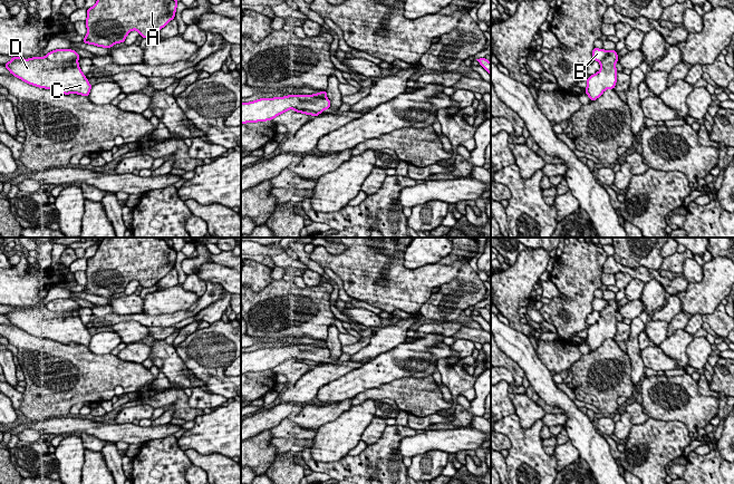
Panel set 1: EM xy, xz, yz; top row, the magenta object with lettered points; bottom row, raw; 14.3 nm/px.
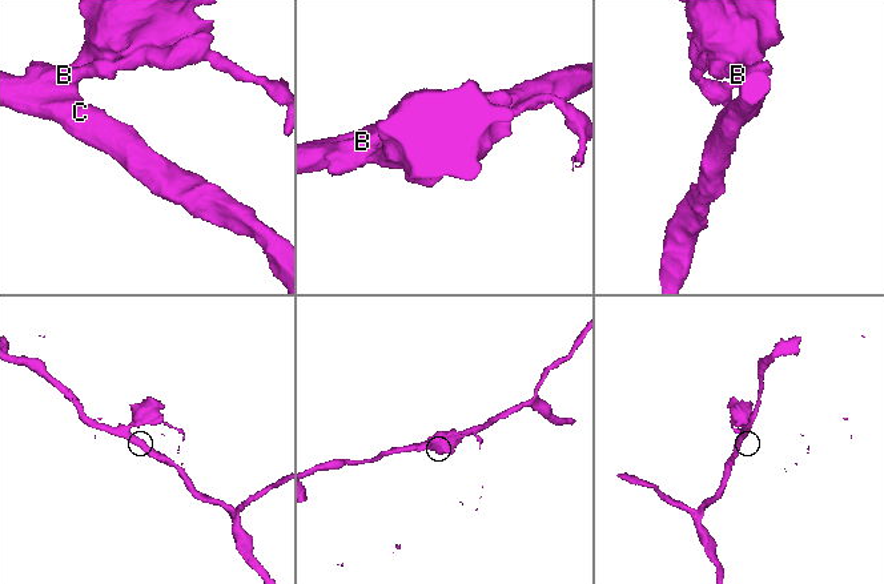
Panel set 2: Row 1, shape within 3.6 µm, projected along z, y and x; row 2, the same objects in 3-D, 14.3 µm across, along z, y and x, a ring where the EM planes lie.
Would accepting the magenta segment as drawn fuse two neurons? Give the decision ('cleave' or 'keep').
cleave

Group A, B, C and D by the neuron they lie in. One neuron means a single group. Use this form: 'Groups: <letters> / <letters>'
Groups: A C D / B

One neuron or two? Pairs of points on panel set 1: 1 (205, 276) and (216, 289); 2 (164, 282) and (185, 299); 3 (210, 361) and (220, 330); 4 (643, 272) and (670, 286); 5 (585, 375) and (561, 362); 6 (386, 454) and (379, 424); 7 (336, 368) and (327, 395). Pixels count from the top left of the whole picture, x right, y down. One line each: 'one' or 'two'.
1: two
2: two
3: one
4: one
5: two
6: two
7: two

